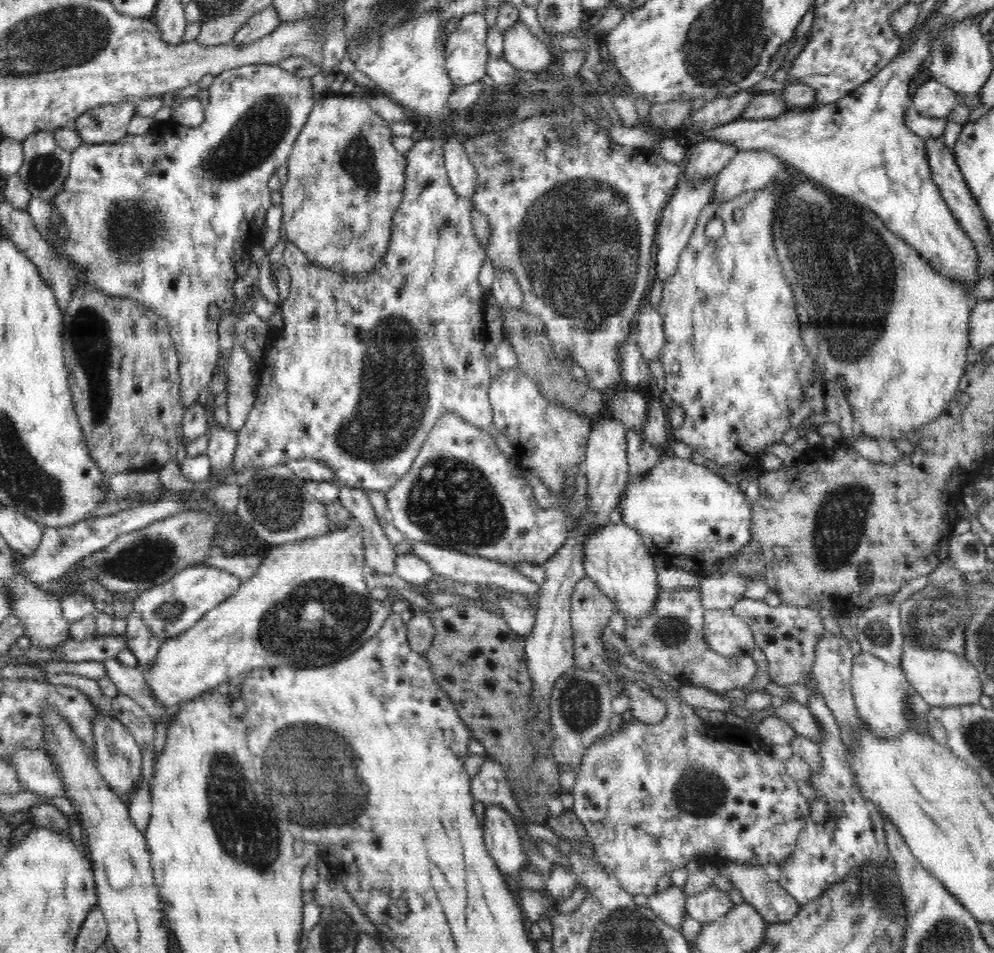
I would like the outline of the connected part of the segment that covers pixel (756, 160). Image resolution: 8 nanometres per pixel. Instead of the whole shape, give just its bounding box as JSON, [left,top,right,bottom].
[710,152,795,203]

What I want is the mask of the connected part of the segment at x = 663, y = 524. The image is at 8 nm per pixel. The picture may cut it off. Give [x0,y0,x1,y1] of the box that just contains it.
[621,456,752,568]

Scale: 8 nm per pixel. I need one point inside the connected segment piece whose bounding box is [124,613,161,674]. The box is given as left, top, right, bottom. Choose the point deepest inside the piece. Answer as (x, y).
(141, 641)

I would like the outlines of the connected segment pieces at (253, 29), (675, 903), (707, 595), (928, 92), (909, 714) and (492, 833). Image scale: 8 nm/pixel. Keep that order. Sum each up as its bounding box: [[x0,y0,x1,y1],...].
[[233,6,280,45],[645,885,687,931],[700,573,748,610],[911,77,961,121],[851,651,930,740],[483,805,527,879]]

